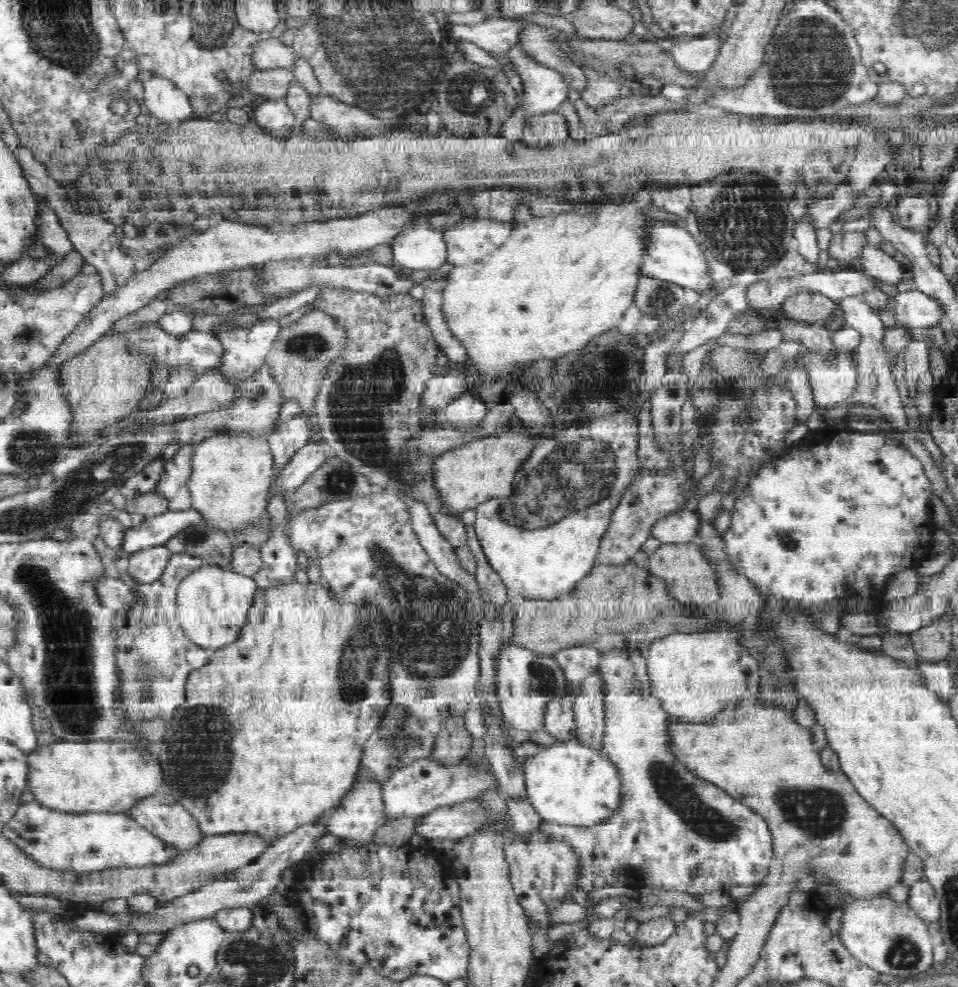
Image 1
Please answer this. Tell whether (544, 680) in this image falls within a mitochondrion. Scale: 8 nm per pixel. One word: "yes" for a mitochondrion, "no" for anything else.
yes

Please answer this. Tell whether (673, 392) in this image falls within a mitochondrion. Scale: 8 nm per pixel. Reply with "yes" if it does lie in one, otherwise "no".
no

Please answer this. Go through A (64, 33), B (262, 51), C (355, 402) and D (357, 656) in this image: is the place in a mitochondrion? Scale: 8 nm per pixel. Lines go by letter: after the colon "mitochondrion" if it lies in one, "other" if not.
A: mitochondrion
B: other
C: mitochondrion
D: mitochondrion

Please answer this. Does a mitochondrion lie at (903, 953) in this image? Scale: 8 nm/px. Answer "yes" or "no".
yes

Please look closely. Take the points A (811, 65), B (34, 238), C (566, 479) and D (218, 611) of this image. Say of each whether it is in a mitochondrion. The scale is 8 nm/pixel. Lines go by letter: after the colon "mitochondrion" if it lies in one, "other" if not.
A: mitochondrion
B: other
C: mitochondrion
D: other

